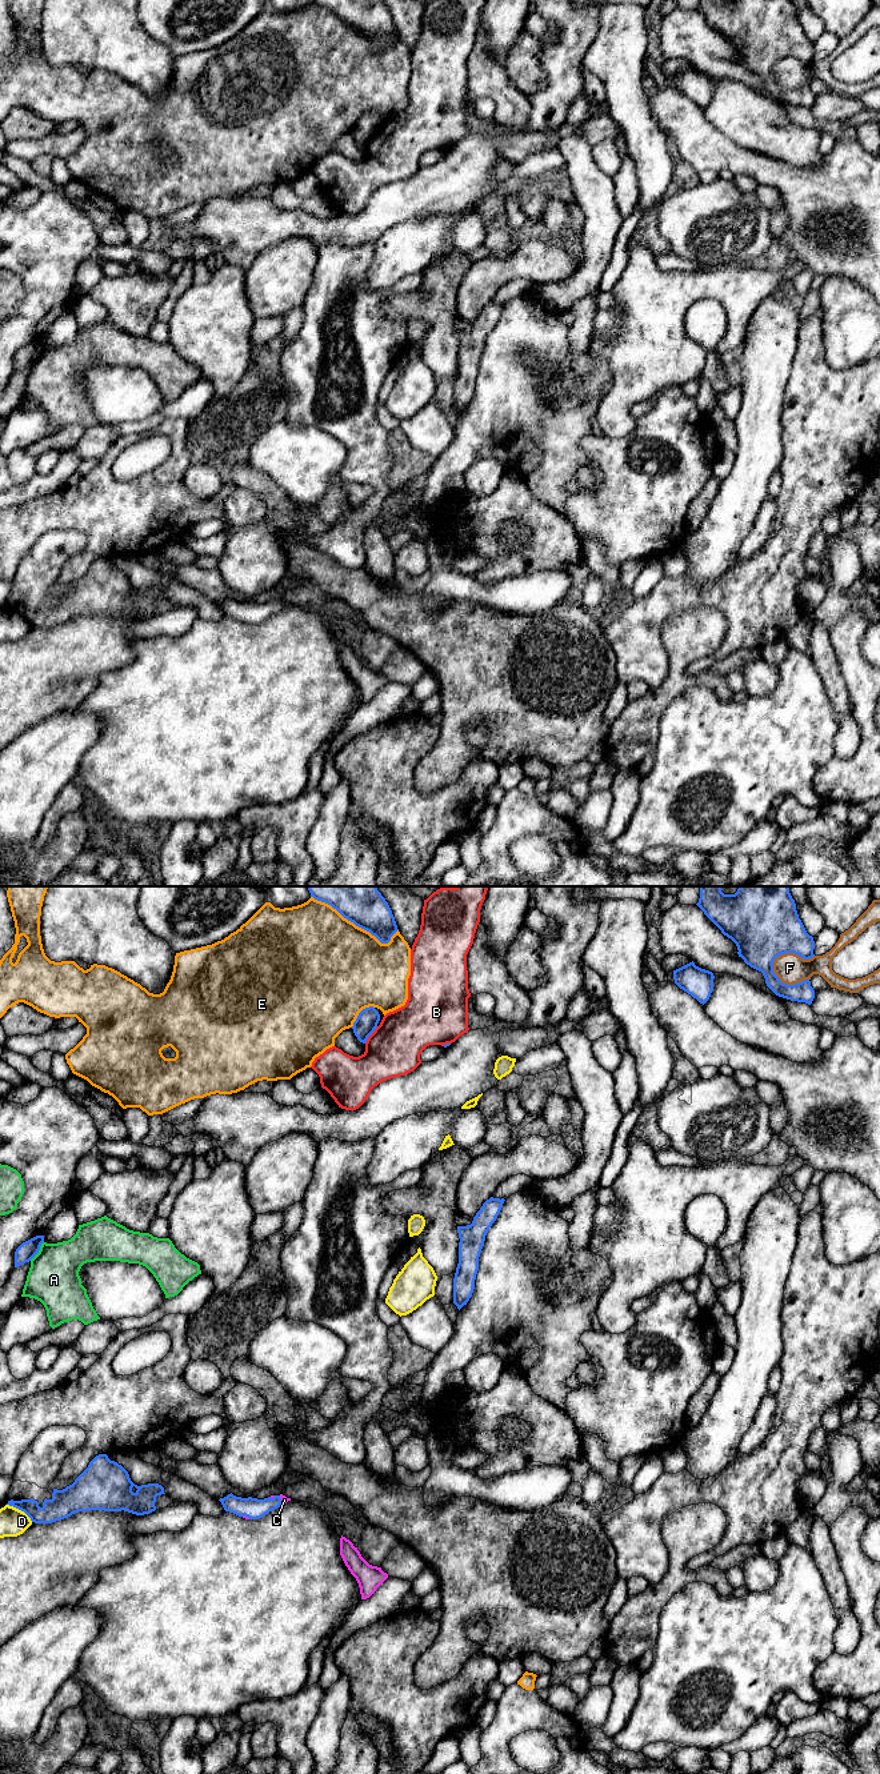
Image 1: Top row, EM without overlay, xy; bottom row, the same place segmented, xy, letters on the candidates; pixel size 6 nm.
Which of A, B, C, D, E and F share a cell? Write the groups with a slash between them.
A / B / C / D / E / F

